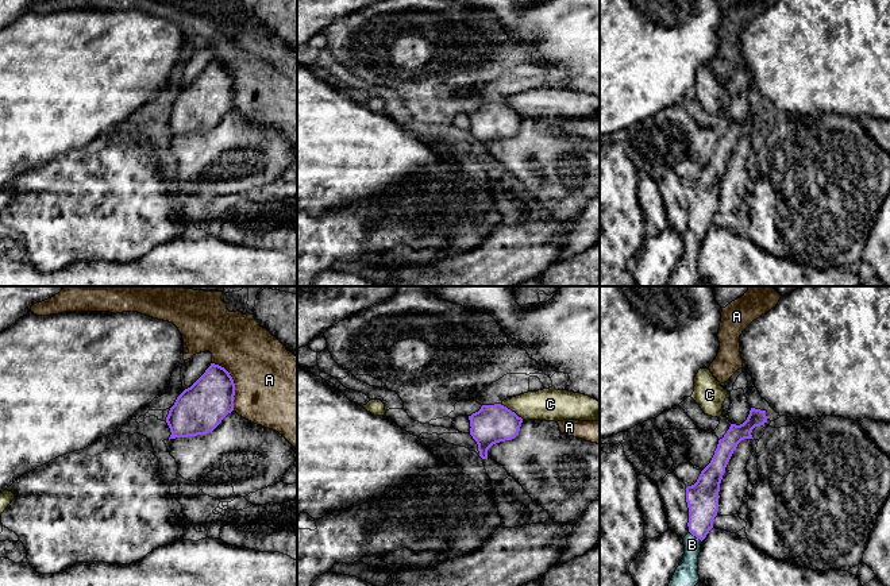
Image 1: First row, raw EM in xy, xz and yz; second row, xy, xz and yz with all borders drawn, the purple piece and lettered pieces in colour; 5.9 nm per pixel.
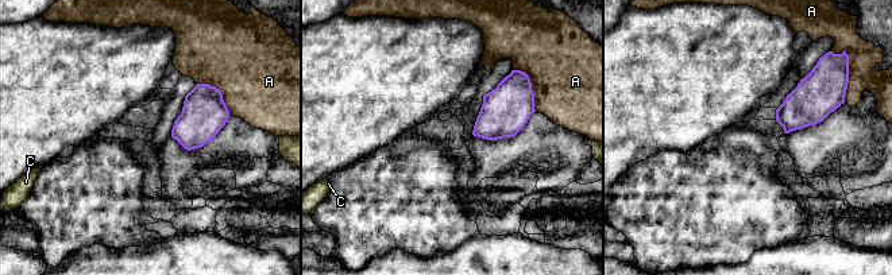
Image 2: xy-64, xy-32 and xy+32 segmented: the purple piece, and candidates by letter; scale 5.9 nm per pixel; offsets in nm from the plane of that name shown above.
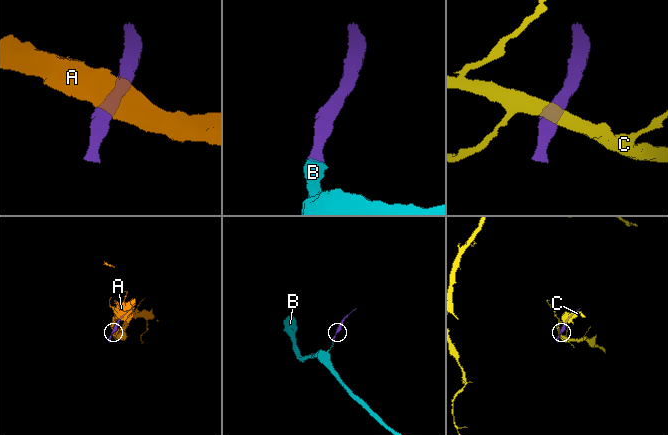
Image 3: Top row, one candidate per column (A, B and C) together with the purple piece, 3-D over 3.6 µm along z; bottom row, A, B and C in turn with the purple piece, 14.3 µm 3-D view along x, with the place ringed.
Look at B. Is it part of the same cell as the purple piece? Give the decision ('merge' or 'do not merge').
merge

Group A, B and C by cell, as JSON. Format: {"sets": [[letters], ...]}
{"sets": [["A"], ["B"], ["C"]]}

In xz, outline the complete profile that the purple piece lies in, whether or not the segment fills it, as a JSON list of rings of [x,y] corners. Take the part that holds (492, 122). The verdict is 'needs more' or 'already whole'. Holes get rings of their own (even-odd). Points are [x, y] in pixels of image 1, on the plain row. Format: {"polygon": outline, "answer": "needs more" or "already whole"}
{"polygon": [[[501,101],[482,103],[471,113],[470,132],[478,142],[479,154],[488,157],[488,147],[519,132],[523,116]]], "answer": "already whole"}

